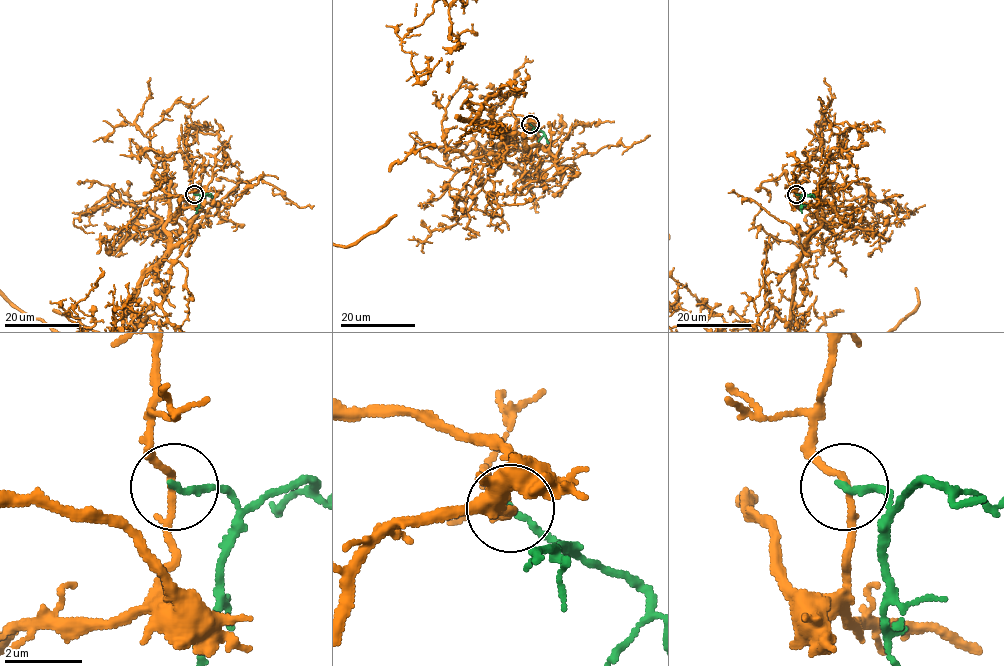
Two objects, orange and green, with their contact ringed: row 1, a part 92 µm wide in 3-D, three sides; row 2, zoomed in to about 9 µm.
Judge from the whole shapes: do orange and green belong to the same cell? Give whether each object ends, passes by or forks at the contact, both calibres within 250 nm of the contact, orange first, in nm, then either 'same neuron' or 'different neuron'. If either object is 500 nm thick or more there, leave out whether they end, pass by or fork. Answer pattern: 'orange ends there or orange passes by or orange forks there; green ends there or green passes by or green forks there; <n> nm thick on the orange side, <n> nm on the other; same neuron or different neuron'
orange passes by; green ends there; 160 nm thick on the orange side, 160 nm on the other; different neuron

